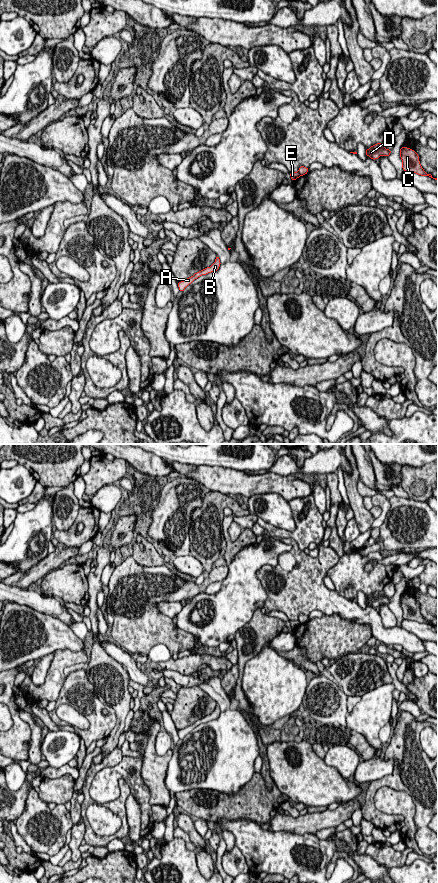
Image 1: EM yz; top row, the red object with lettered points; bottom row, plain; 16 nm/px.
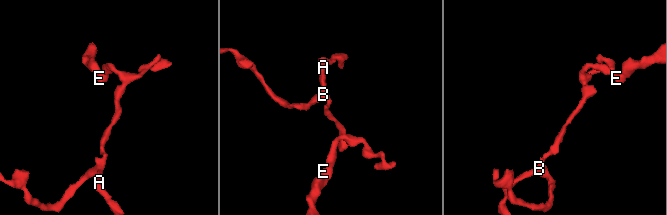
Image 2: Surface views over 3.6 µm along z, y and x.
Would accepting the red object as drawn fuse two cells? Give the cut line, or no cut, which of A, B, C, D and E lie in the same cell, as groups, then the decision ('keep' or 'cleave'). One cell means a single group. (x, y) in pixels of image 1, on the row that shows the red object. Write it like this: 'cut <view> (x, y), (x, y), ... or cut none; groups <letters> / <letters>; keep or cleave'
cut yz (298, 171), (301, 175); groups A B E / C D; cleave

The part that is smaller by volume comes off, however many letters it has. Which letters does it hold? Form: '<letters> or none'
A, B, E

